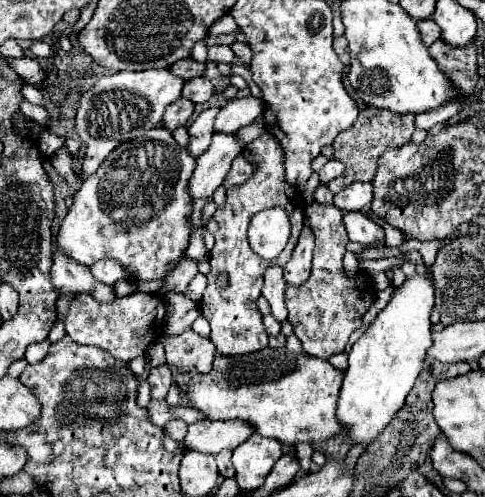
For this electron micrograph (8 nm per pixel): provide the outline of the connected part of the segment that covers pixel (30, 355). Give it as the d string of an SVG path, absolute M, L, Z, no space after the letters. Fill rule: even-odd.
M46 339L46 341L40 341L40 343L32 343L32 345L26 349L26 357L24 357L24 359L26 359L30 365L40 363L40 361L46 357L48 347L50 347L50 341L48 341L48 339Z

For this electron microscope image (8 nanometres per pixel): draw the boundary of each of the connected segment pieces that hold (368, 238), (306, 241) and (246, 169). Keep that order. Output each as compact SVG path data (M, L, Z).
M346 213L344 225L350 235L350 241L356 241L360 245L372 247L374 243L384 241L384 229L372 219L368 219L364 213Z
M304 227L298 239L298 245L292 253L292 259L284 267L284 279L288 285L302 285L310 277L312 269L312 249L314 249L314 235L310 227Z
M238 155L234 161L232 161L232 167L224 179L224 187L230 189L230 187L236 187L236 185L242 185L246 183L254 173L254 165L244 157L244 155Z

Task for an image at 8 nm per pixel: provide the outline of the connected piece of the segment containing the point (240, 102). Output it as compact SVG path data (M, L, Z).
M254 95L236 97L236 99L228 101L216 115L214 131L224 133L224 135L234 135L240 127L254 123L256 117L262 115L262 111L264 111L264 107L258 97L254 97Z

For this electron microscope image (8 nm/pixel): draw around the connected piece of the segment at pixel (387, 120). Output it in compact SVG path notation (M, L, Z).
M364 107L360 111L358 119L354 121L354 125L350 129L342 131L342 135L338 135L332 143L334 159L338 159L346 165L346 171L342 175L348 181L346 185L350 185L354 181L370 181L376 175L378 157L392 147L402 147L402 145L410 143L414 129L416 129L414 115L398 115L398 113L386 111L386 109Z

